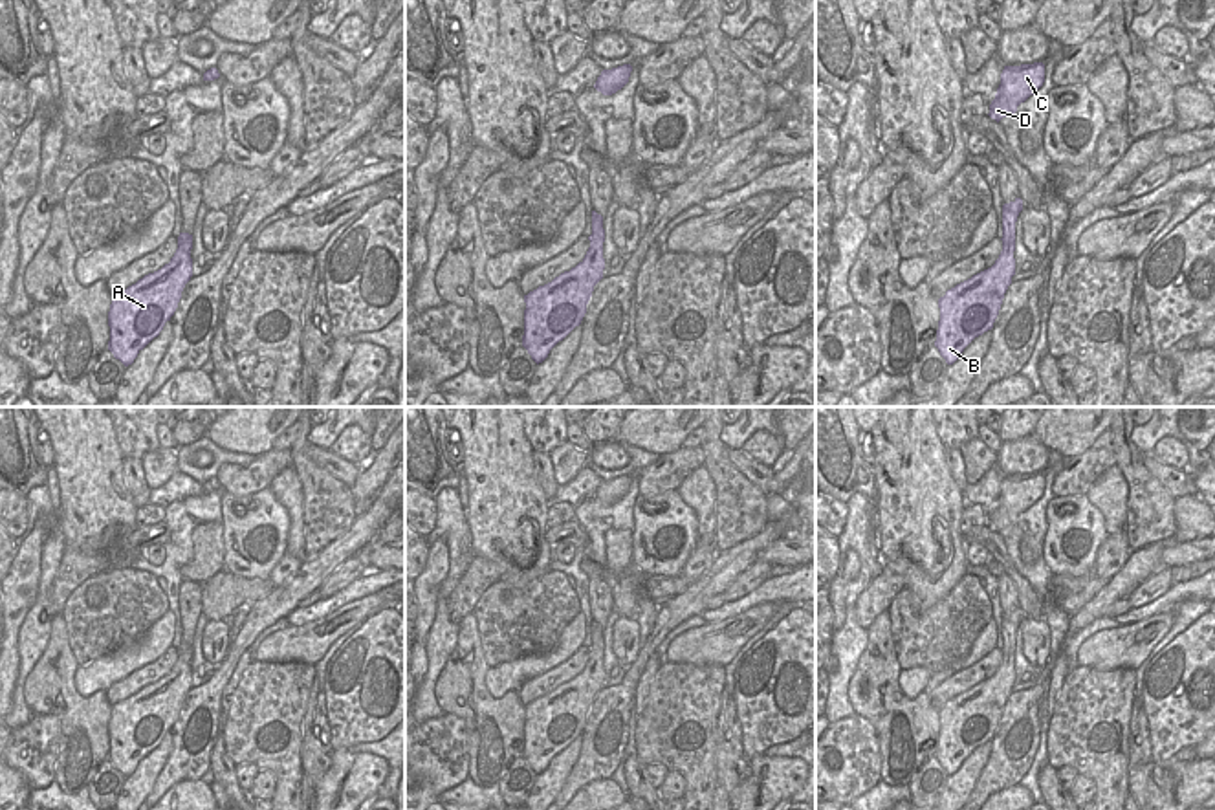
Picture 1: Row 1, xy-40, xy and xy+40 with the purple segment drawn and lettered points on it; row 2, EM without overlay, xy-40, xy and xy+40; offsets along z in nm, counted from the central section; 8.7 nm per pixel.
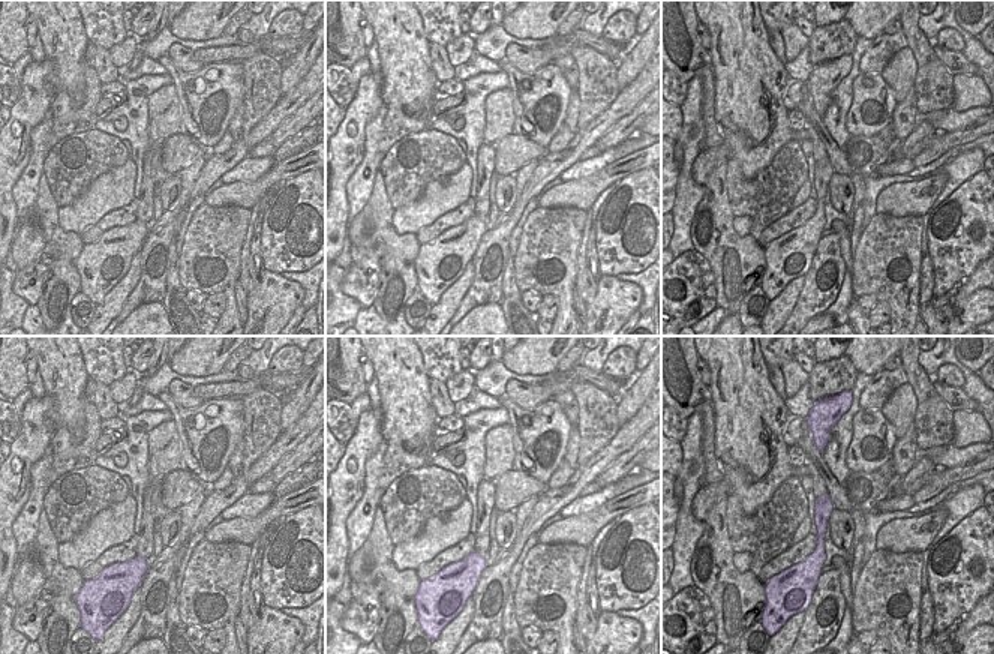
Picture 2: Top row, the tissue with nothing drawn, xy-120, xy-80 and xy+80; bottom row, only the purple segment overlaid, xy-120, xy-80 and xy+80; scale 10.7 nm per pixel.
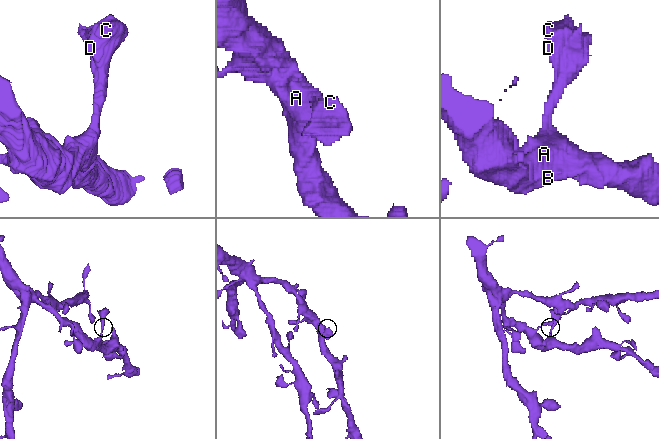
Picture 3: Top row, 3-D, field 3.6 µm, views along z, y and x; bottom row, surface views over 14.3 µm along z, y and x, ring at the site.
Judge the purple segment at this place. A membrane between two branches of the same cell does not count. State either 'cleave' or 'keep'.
keep

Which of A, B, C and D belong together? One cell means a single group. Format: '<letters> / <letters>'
A B C D

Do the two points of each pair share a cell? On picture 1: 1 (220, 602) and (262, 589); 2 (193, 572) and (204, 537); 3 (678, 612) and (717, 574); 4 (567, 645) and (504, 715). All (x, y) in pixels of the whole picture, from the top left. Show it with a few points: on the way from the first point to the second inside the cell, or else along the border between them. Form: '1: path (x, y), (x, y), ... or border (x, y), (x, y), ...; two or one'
1: path (231, 591), (251, 591); one
2: path (202, 563), (204, 547); one
3: path (688, 603), (708, 583); one
4: border (486, 669), (486, 689), (493, 697), (515, 691); two

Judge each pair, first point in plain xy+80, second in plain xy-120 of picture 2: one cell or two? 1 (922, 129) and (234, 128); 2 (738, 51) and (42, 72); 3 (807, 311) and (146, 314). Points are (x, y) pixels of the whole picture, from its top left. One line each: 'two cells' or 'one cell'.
1: two cells
2: two cells
3: two cells

